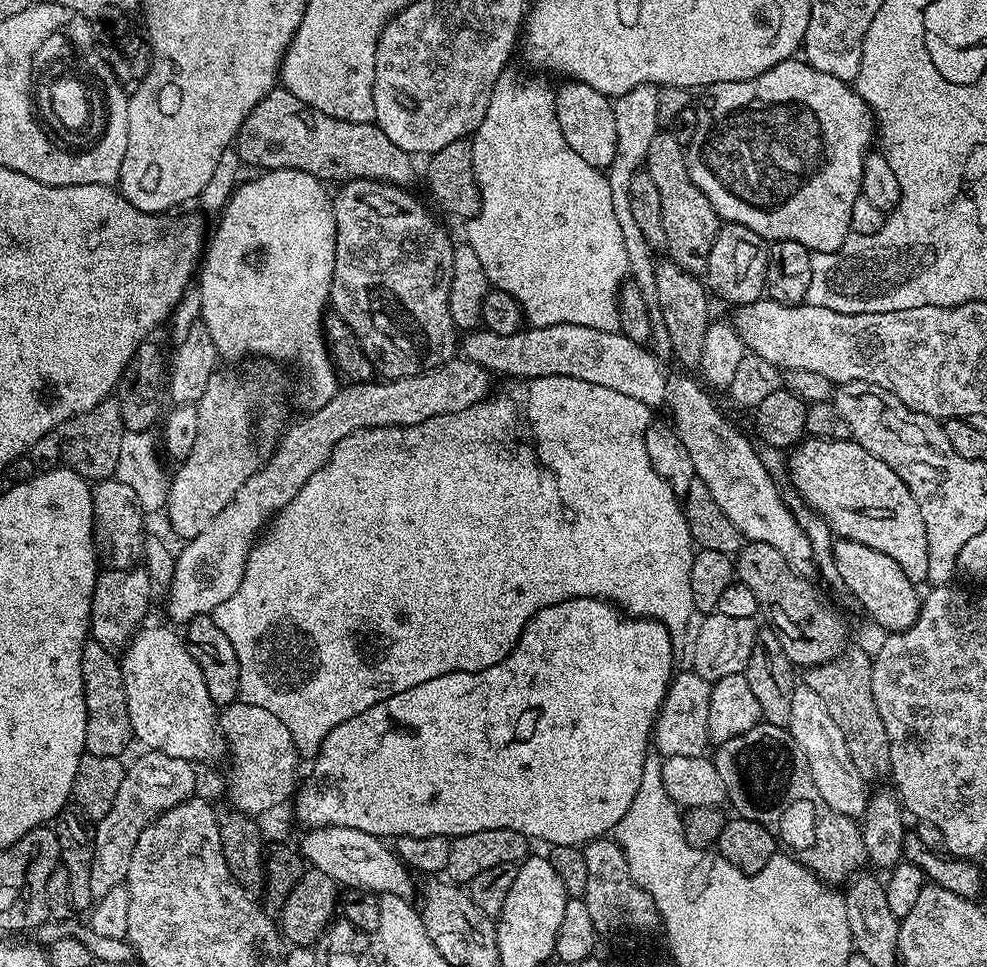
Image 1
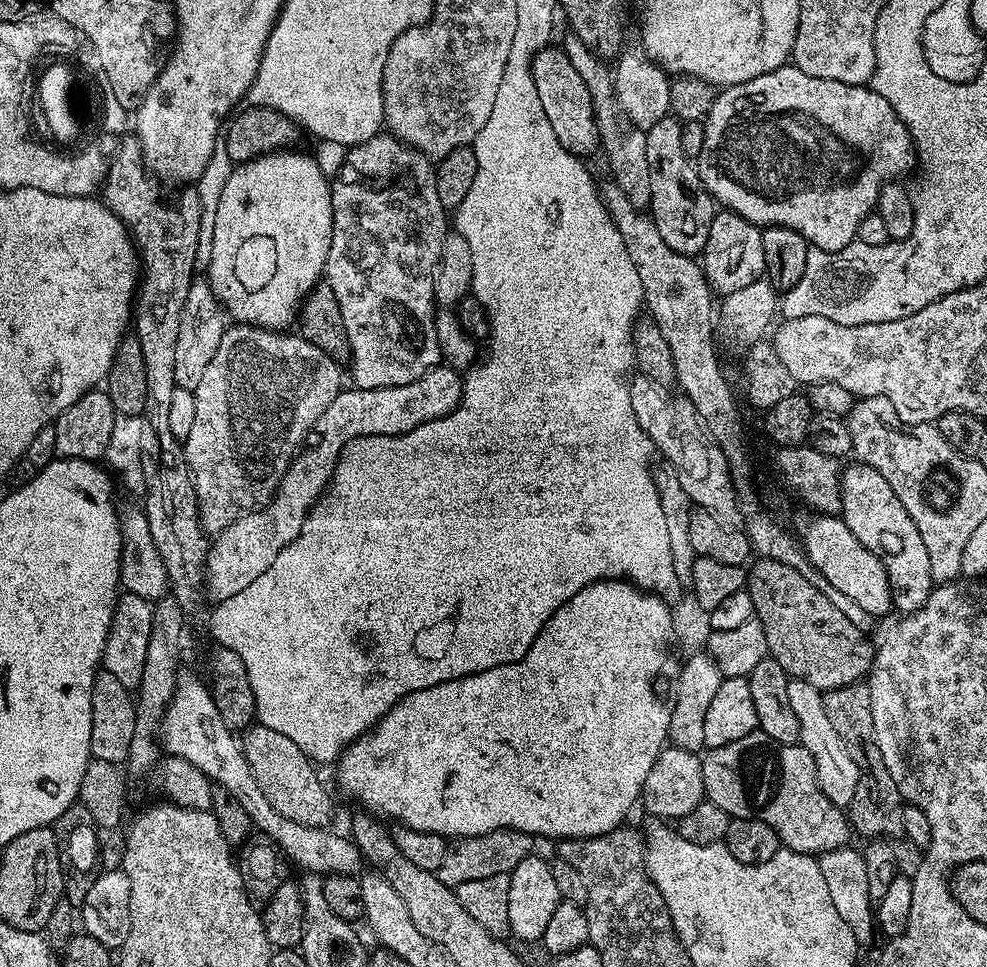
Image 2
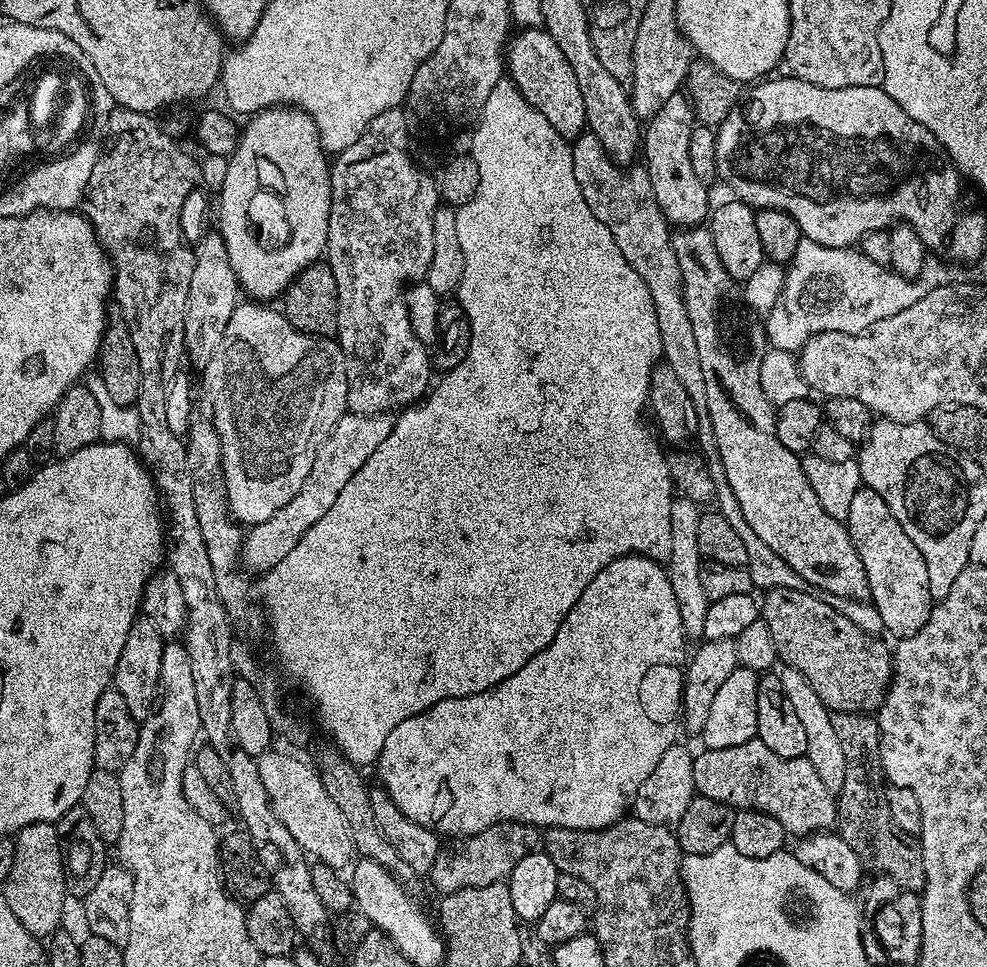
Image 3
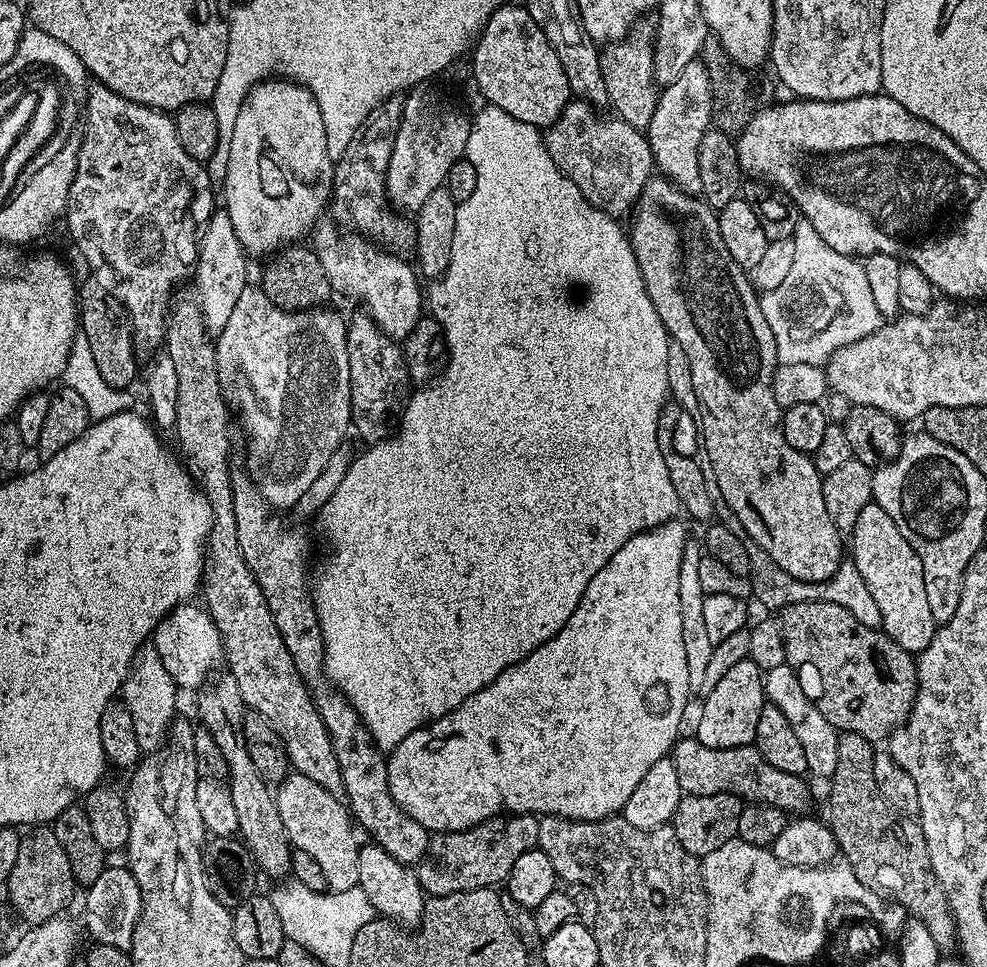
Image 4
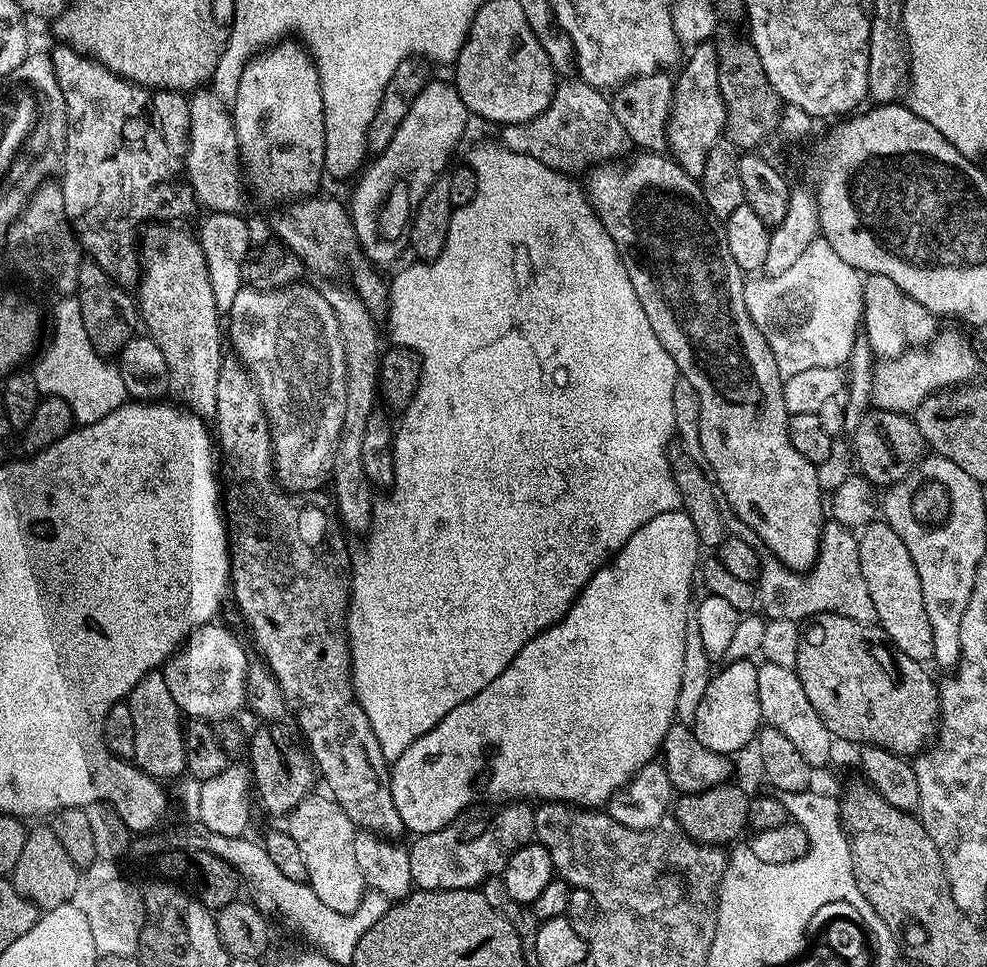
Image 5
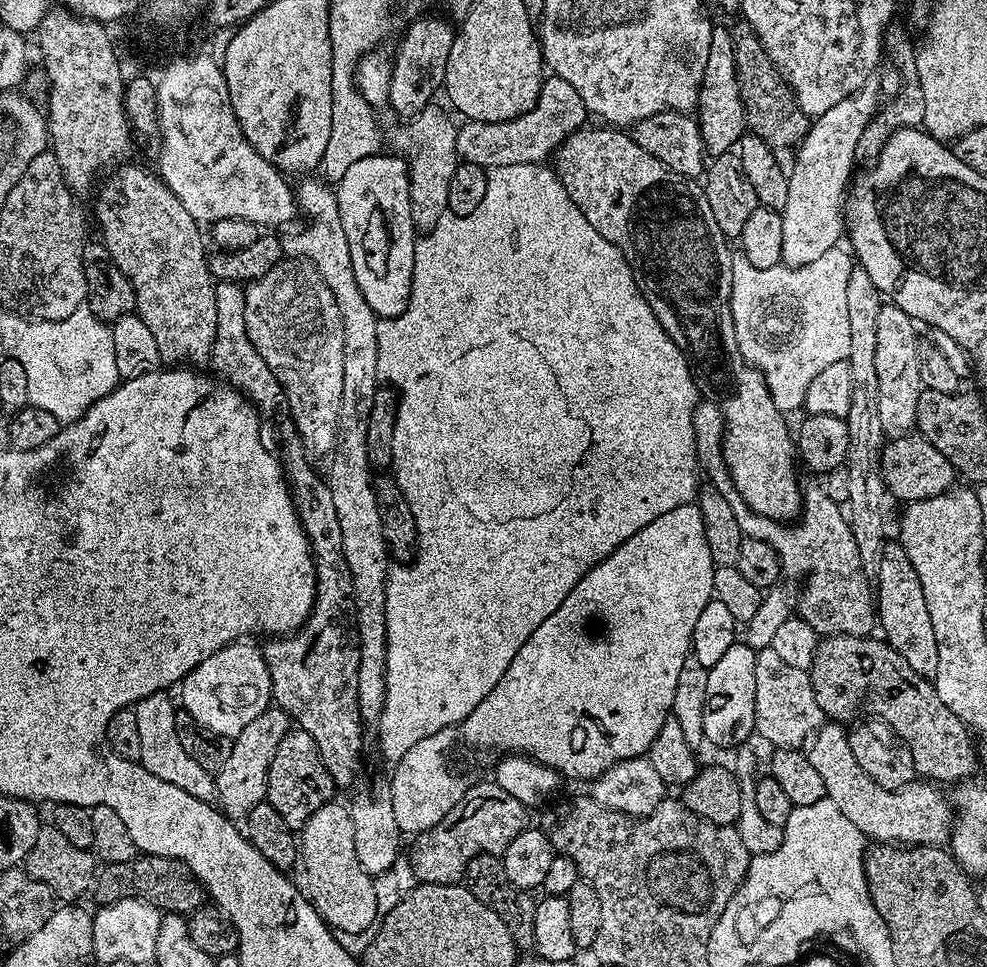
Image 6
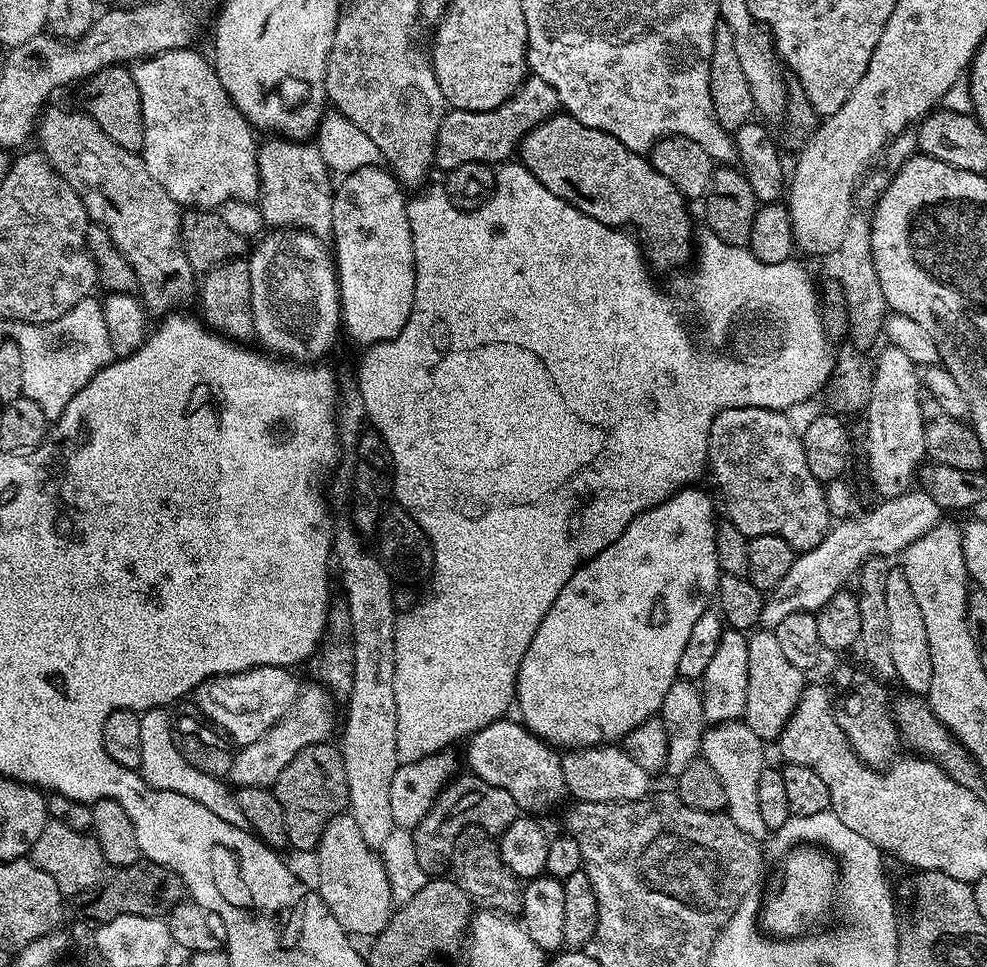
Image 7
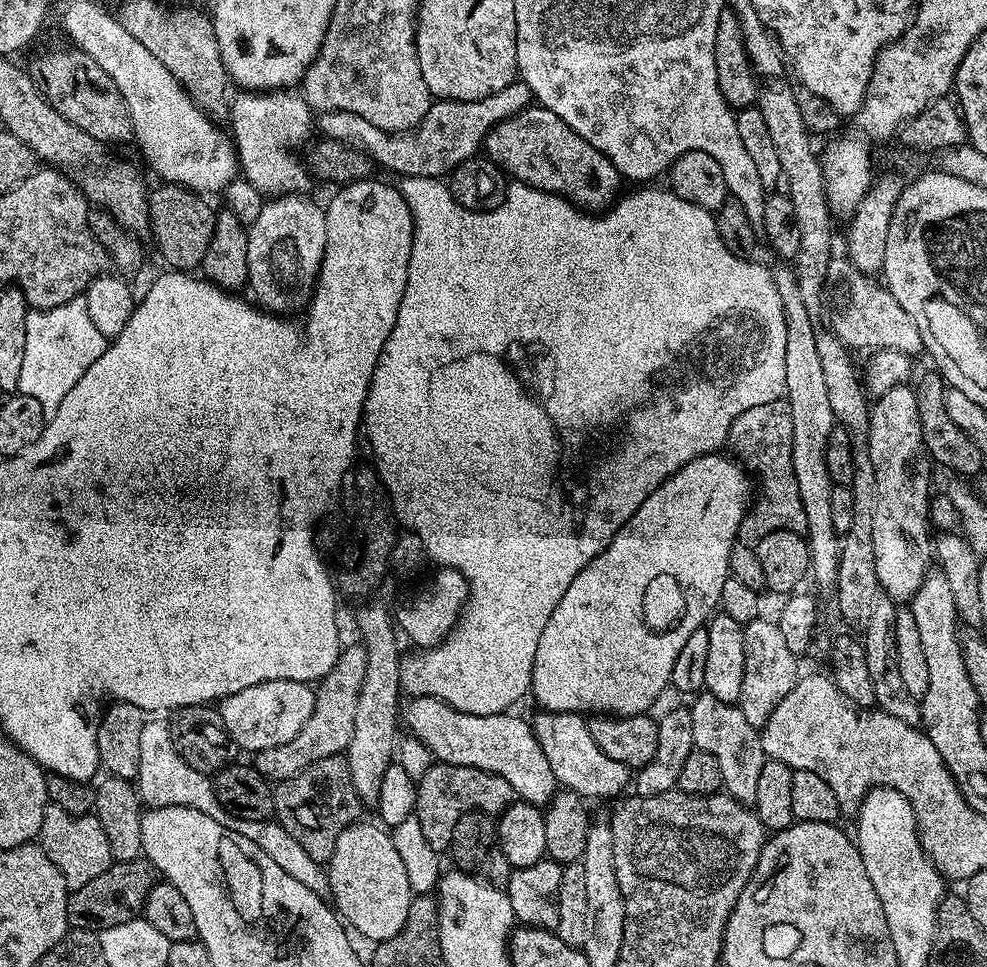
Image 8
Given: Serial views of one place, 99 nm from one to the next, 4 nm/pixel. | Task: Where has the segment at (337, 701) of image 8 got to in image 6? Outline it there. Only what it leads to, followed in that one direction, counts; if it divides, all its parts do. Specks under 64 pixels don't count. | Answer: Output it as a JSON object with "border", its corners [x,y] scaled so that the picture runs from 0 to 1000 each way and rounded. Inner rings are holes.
{"border":[[[274,730],[257,747],[253,747],[235,766],[233,784],[229,784],[223,798],[218,799],[221,835],[232,848],[246,849],[257,834],[268,830],[272,822],[272,797],[278,786],[282,767],[294,755],[294,741],[285,732]]]}

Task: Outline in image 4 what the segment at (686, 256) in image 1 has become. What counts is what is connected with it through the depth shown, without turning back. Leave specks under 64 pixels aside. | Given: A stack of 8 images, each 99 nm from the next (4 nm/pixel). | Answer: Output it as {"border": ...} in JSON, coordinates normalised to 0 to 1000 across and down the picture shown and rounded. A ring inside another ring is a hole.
{"border":[[[708,61],[699,64],[683,85],[668,92],[663,122],[659,122],[655,140],[668,181],[681,187],[693,199],[708,201],[711,184],[707,180],[707,147],[721,129],[721,99],[717,70]]]}

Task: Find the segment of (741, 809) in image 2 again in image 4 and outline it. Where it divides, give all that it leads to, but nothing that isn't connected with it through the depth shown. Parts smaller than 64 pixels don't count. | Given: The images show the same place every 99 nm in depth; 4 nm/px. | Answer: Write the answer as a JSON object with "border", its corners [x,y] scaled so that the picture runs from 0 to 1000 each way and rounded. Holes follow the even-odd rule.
{"border":[[[704,763],[693,764],[686,764],[679,779],[690,820],[698,823],[744,821],[755,829],[788,834],[799,842],[815,842],[820,839],[818,806],[796,800],[796,796],[780,792],[780,788],[772,784],[769,774],[762,769],[743,774],[716,774]]]}

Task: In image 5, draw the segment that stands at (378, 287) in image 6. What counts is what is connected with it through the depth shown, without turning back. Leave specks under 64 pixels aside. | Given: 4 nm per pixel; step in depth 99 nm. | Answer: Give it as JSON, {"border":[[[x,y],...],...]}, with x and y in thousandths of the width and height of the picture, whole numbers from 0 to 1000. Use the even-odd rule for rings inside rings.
{"border":[[[435,82],[428,97],[419,101],[419,110],[415,110],[411,122],[407,122],[407,130],[403,130],[395,151],[383,158],[373,175],[370,173],[364,179],[365,187],[355,210],[357,237],[361,239],[364,255],[378,274],[399,272],[401,264],[411,256],[417,222],[439,188],[451,181],[454,164],[462,153],[462,145],[469,143],[474,124],[474,111],[468,105],[461,86]]]}

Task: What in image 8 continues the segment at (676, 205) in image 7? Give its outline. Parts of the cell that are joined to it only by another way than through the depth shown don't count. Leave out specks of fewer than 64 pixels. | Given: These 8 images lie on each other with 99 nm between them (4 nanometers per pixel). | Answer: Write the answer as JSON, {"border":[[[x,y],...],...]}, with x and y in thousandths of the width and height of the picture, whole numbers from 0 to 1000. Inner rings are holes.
{"border":[[[546,110],[533,111],[525,118],[505,126],[505,130],[498,132],[491,143],[489,156],[493,164],[503,166],[520,187],[535,190],[550,199],[560,199],[563,203],[570,203],[585,215],[601,221],[615,216],[629,198],[627,194],[628,190],[630,191],[630,183],[628,177],[618,168],[618,163],[602,155],[602,151],[598,151],[594,143],[582,139],[582,134],[578,134],[578,130],[573,130],[573,126],[565,122],[565,118]]]}

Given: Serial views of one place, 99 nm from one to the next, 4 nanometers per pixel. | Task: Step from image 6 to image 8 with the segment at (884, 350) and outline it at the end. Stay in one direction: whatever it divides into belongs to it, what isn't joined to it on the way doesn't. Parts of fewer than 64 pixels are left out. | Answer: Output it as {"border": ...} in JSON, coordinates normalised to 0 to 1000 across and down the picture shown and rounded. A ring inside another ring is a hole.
{"border":[[[920,397],[903,401],[898,407],[887,411],[879,427],[879,464],[881,478],[886,478],[886,503],[888,522],[886,523],[886,585],[890,594],[892,611],[905,623],[923,622],[925,614],[934,606],[946,579],[946,558],[942,551],[942,508],[940,495],[944,488],[938,475],[934,436],[930,432],[930,416],[927,404]]]}

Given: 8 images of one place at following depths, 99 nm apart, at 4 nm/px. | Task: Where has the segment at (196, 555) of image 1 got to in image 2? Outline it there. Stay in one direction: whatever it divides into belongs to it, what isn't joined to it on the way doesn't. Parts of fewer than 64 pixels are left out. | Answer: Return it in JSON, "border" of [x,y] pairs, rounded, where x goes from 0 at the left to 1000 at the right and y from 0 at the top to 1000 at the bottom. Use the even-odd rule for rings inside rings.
{"border":[[[453,378],[438,381],[428,391],[411,399],[371,403],[360,399],[350,400],[330,420],[330,428],[322,432],[318,444],[321,459],[309,462],[297,476],[292,489],[280,505],[271,521],[253,529],[248,529],[233,544],[218,551],[211,569],[211,580],[207,583],[207,603],[212,617],[222,623],[237,618],[244,610],[249,610],[253,602],[258,602],[270,589],[274,581],[304,554],[306,544],[321,517],[328,512],[336,498],[336,491],[344,471],[356,455],[368,451],[406,451],[440,432],[456,428],[466,418],[470,406],[470,395],[463,382]]]}

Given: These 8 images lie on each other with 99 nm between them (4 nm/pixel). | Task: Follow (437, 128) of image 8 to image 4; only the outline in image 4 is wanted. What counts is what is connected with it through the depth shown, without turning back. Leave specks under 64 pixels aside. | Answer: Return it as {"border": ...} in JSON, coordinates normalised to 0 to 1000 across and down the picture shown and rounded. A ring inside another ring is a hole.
{"border":[[[581,101],[575,104],[573,114],[569,114],[567,121],[561,125],[550,138],[551,150],[557,159],[557,163],[565,172],[565,176],[606,217],[610,217],[621,225],[635,224],[643,216],[644,207],[650,201],[655,188],[663,181],[663,166],[659,147],[656,140],[649,133],[638,130],[634,125],[625,122],[623,119],[611,120],[611,115],[605,114],[596,104]]]}

